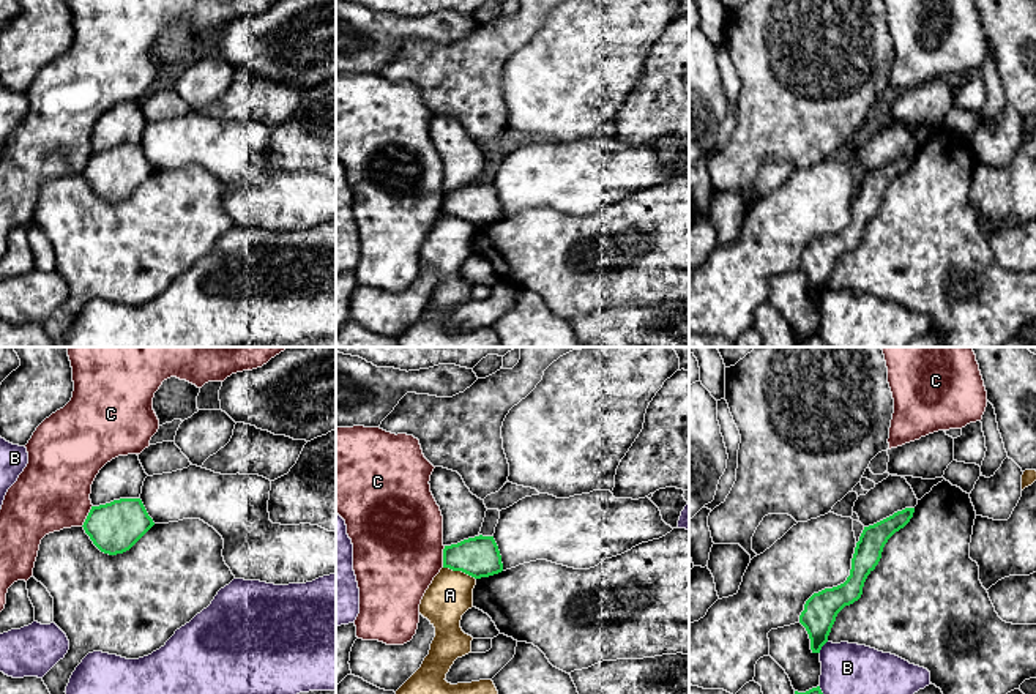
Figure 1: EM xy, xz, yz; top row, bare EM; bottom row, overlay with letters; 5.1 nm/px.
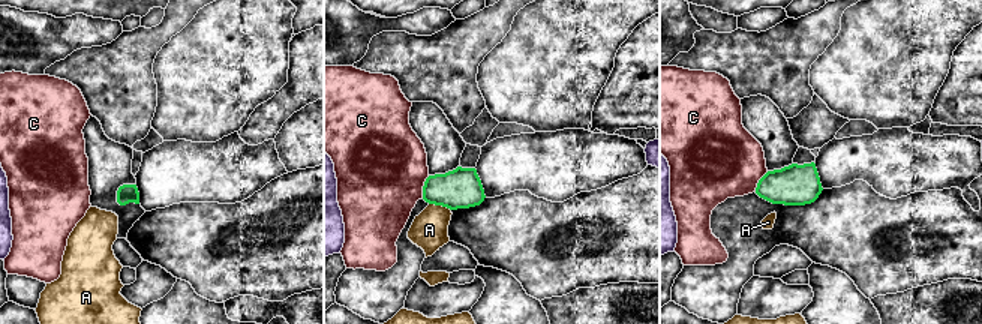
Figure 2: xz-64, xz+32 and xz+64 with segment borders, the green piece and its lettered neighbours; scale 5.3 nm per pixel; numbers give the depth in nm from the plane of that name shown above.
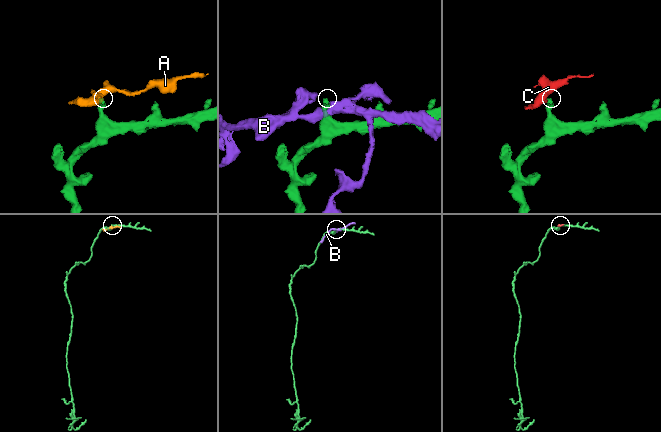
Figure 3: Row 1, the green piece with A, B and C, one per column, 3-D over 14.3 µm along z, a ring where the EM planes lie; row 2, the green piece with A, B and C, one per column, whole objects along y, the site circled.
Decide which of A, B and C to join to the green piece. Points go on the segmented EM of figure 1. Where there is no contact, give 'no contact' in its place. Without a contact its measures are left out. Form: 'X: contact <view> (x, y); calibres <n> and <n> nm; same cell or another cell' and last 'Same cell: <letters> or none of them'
A: contact xz (459, 570); calibres 200 and 240 nm; another cell
B: contact yz (822, 645); calibres 170 and 260 nm; another cell
C: contact xz (443, 557); calibres 200 and 460 nm; another cell
Same cell: none of them

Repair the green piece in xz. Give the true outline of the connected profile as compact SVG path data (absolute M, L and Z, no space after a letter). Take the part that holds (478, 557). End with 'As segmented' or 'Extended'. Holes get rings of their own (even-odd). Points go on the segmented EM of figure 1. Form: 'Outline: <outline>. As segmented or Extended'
Outline: M475 536L445 546L443 568L462 571L475 579L503 571L501 555L494 536Z. As segmented

